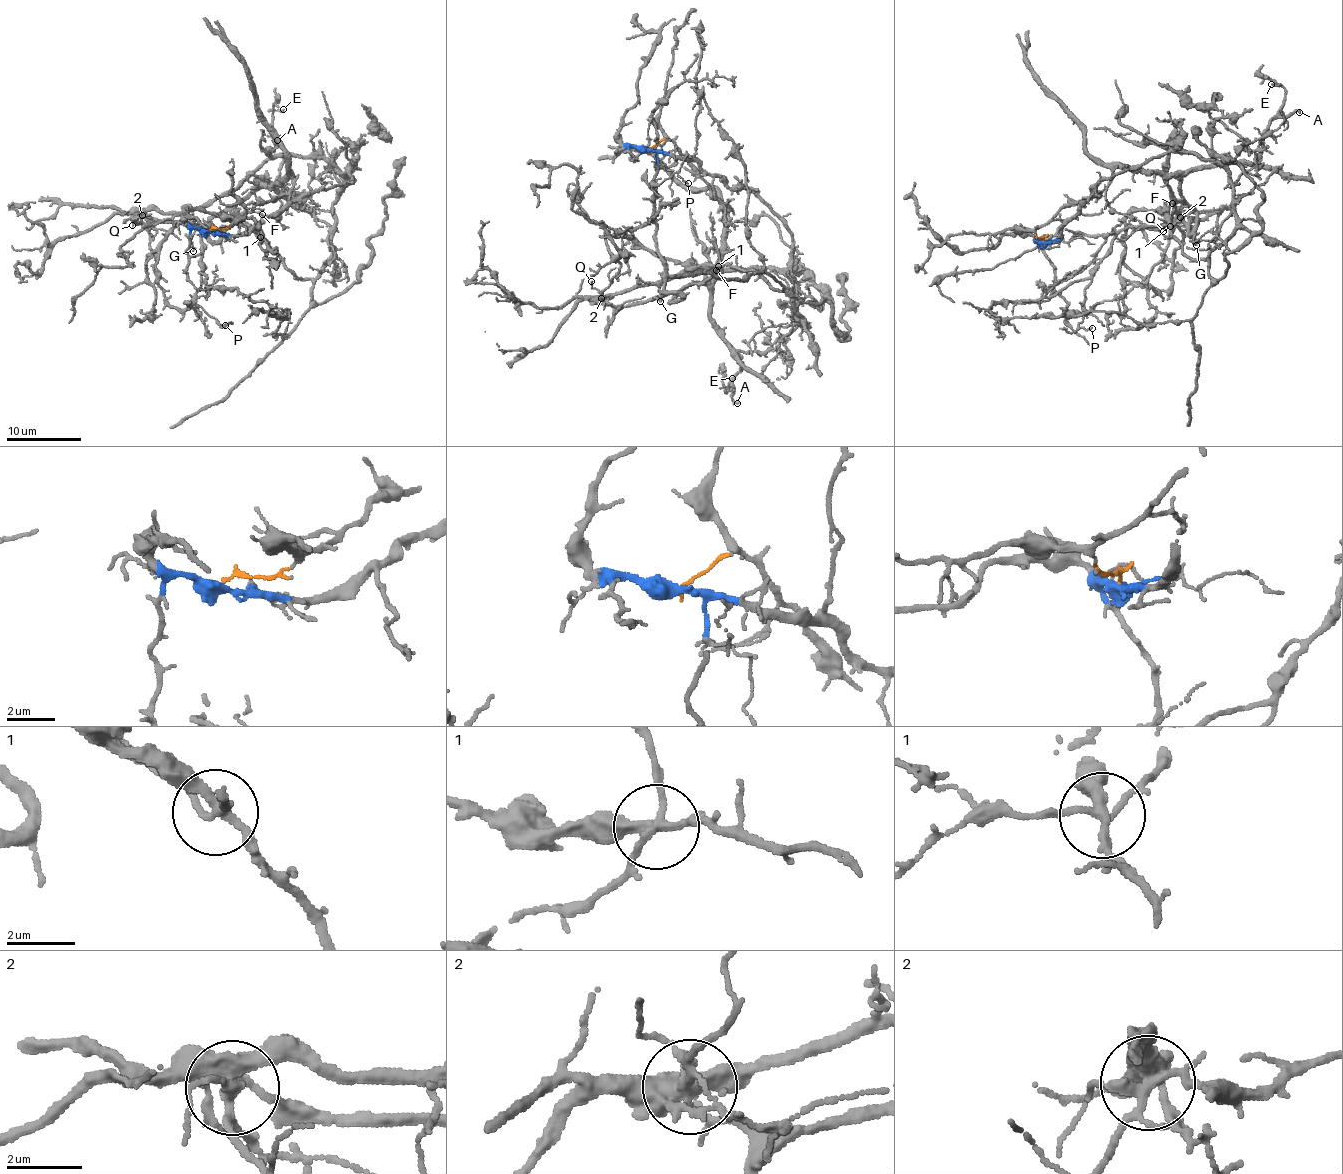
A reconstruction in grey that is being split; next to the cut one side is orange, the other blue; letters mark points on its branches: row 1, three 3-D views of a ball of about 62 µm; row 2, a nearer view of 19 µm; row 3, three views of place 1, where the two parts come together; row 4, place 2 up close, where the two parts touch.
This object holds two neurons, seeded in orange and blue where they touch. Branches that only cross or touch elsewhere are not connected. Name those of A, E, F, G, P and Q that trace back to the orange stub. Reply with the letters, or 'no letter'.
A, E, G, P, Q

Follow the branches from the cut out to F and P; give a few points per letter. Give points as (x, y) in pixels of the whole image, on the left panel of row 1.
F: (208, 232), (245, 235), (352, 178), (314, 279), (295, 277), (239, 221), (263, 214)
P: (208, 230), (275, 199), (293, 179), (254, 187), (211, 221), (217, 240), (204, 226), (196, 303), (225, 324)

